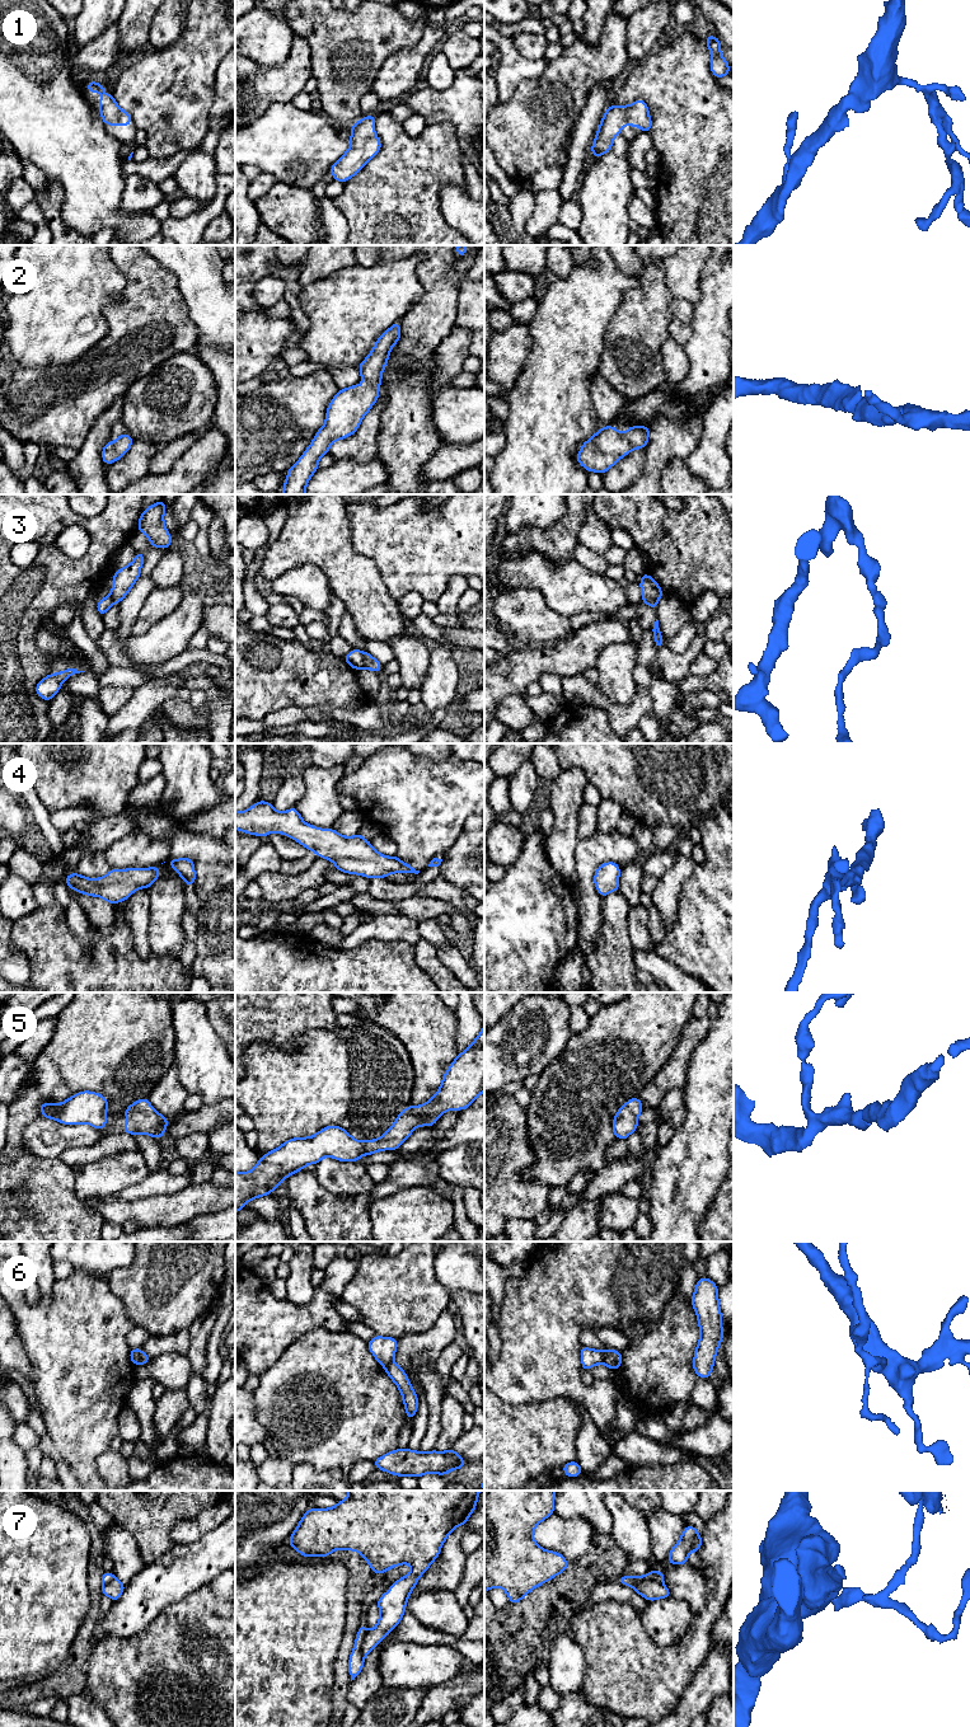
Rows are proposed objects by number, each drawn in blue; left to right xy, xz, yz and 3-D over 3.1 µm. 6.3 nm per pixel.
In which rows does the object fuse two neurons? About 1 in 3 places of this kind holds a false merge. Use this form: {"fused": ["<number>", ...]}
{"fused": ["3", "6", "7"]}

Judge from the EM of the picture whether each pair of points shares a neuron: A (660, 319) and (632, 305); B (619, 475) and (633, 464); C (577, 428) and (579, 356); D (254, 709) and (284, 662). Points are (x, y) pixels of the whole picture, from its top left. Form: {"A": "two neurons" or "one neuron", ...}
{"A": "one neuron", "B": "one neuron", "C": "one neuron", "D": "one neuron"}

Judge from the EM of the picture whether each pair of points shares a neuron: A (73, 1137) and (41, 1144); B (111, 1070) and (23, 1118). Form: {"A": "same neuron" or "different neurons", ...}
{"A": "same neuron", "B": "same neuron"}

